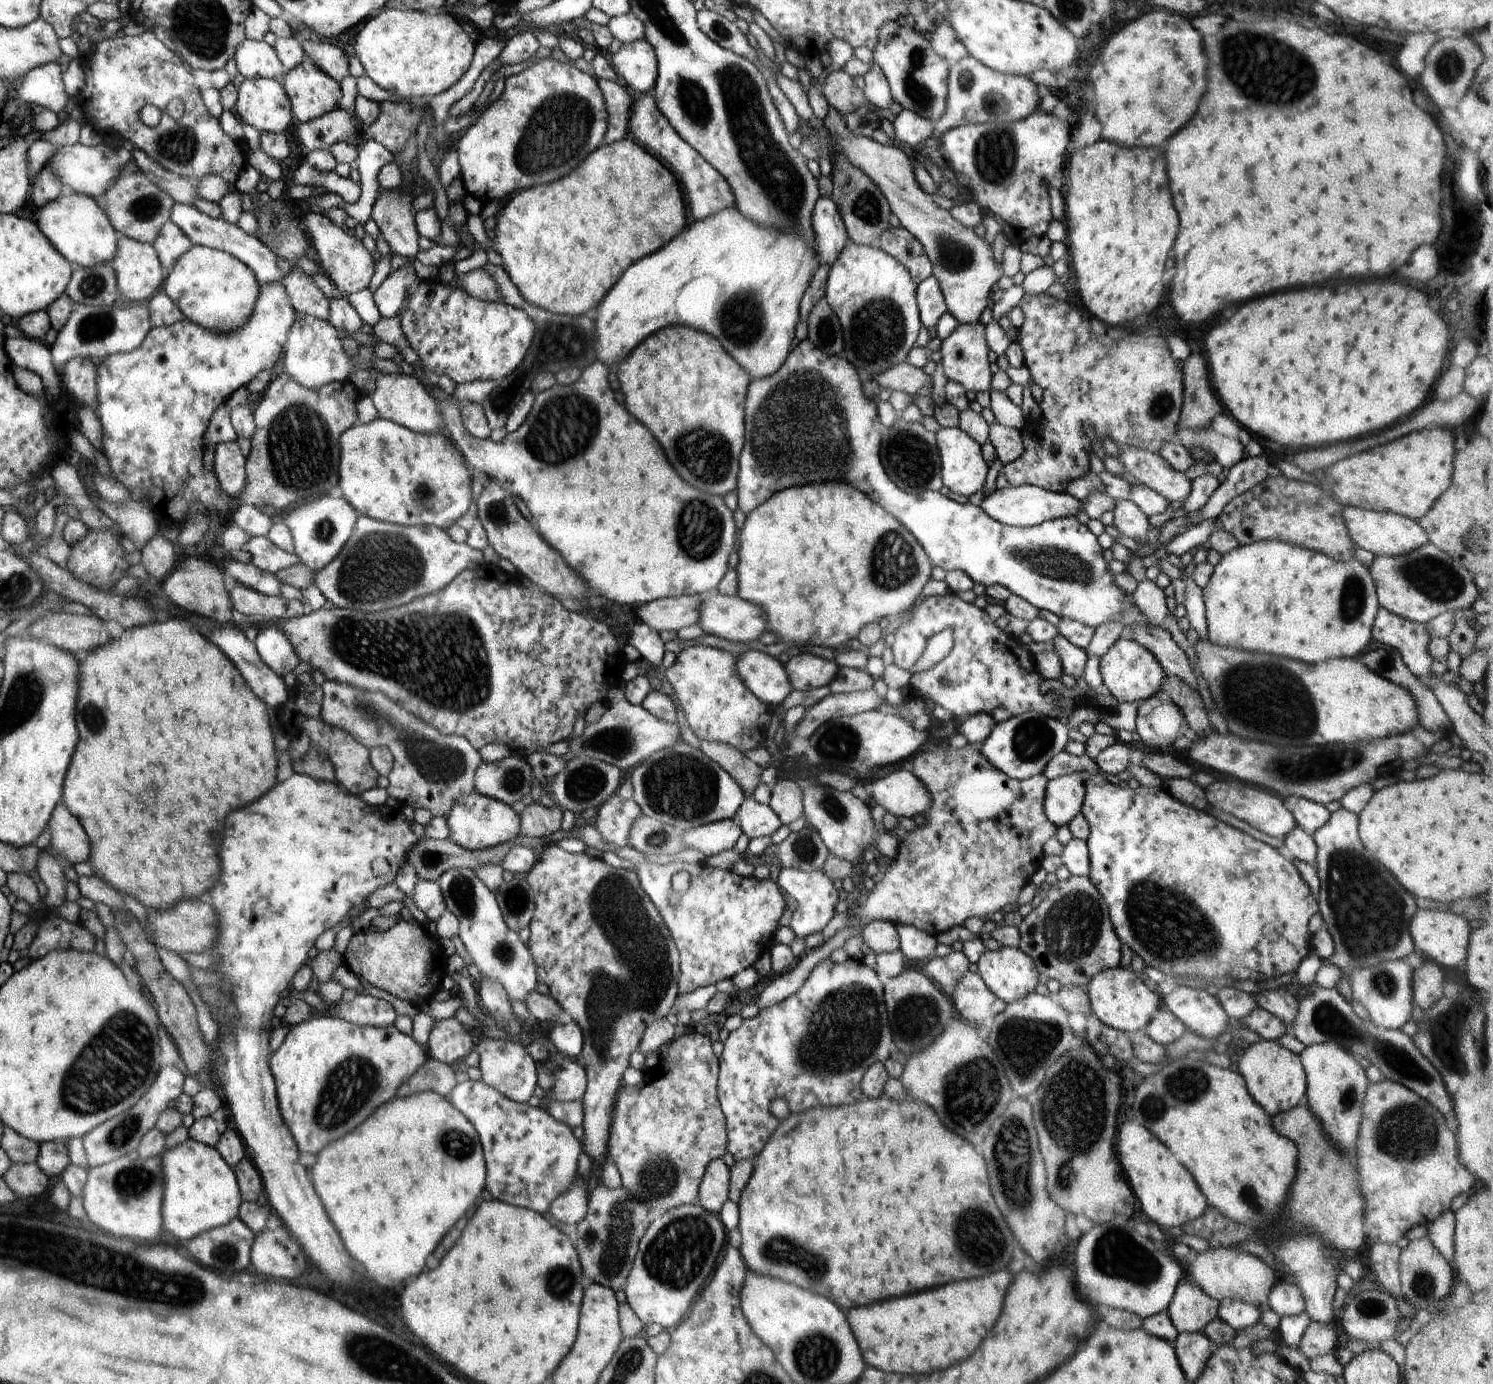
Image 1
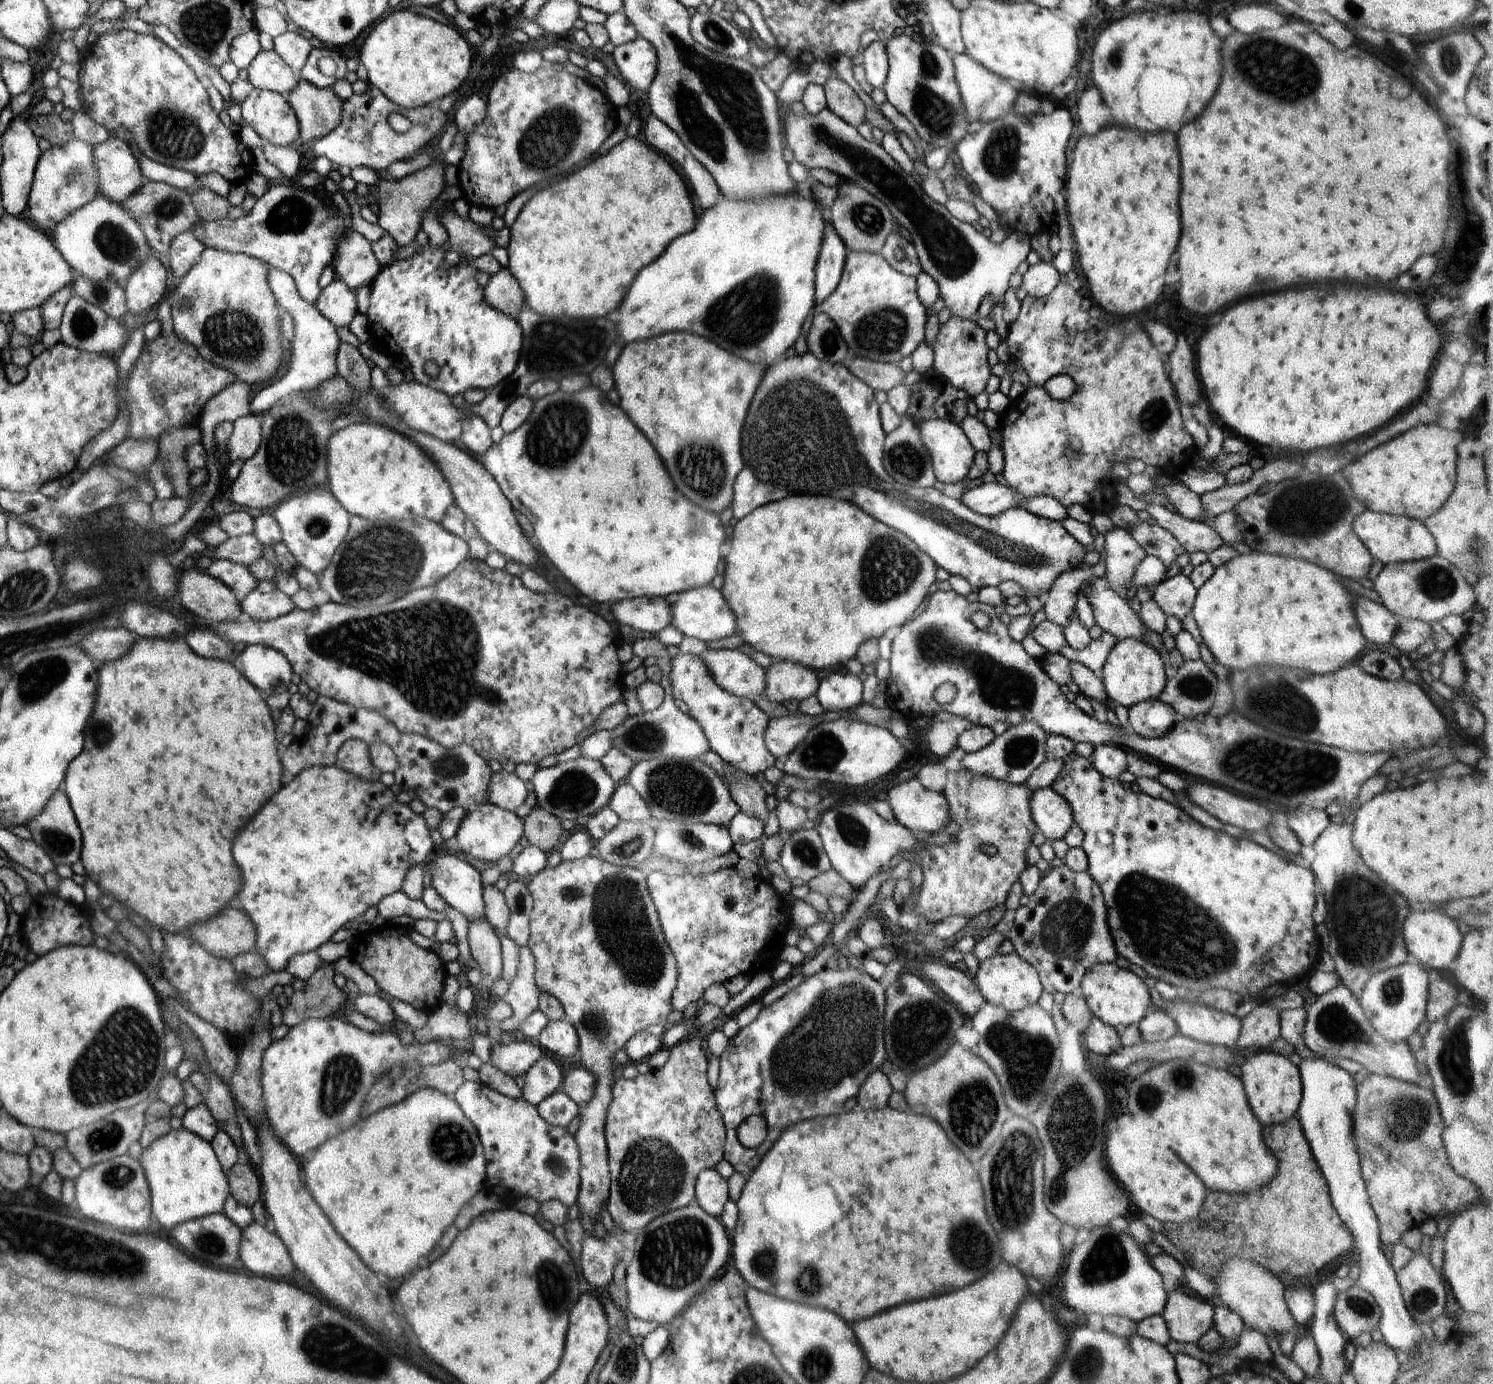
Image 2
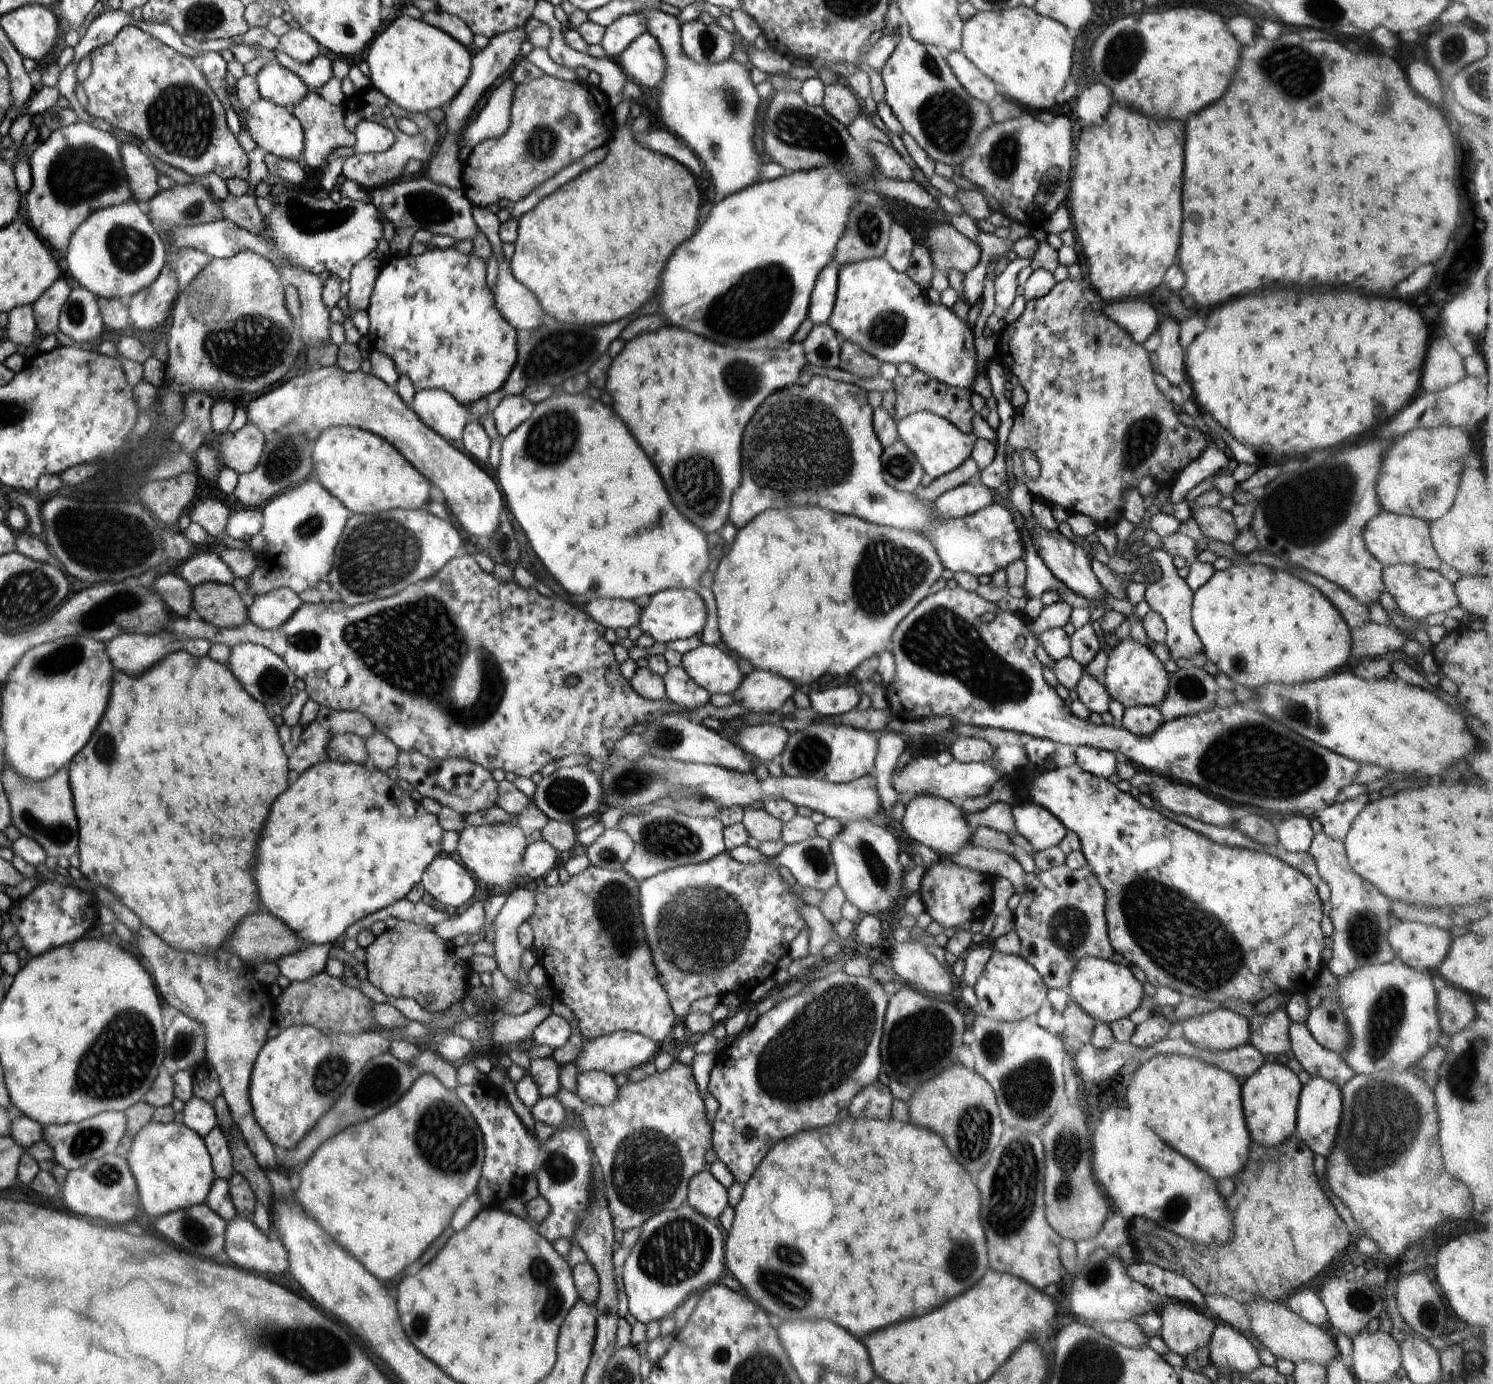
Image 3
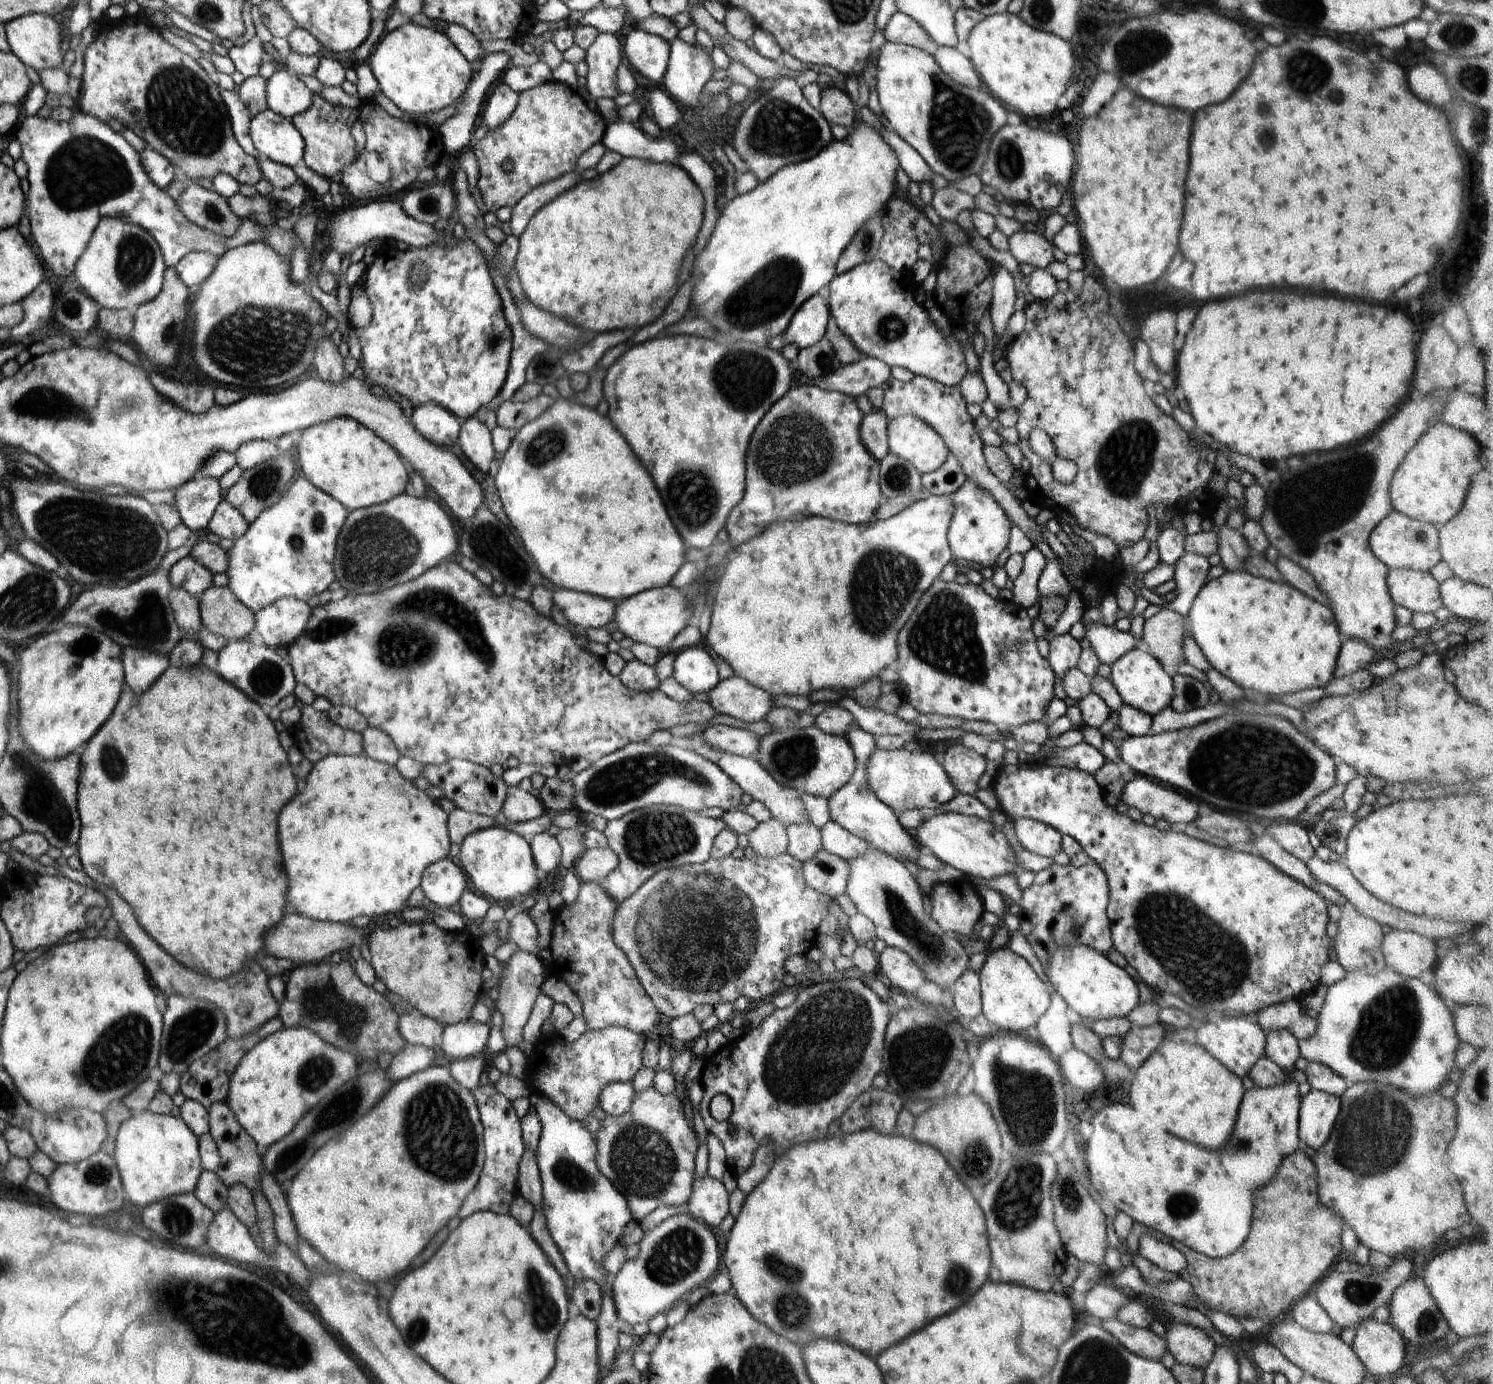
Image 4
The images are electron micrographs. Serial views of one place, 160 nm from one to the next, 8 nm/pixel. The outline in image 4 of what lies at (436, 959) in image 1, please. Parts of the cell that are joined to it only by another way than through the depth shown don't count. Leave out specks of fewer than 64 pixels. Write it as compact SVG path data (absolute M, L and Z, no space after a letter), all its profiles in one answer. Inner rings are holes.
M401 919L396 928L374 930L369 936L371 966L375 976L386 985L388 993L398 994L403 1002L414 1006L425 1017L453 1025L471 1018L471 1010L480 1001L485 984L481 972L485 967L485 954L479 942L465 930L450 932L438 928L430 919L406 922Z

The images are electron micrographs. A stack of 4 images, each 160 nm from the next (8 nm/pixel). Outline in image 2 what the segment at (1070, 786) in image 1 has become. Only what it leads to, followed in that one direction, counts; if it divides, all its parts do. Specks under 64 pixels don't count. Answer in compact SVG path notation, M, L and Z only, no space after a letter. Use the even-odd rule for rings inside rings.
M1042 788L1034 792L1030 800L1030 814L1038 826L1038 831L1050 843L1061 840L1074 824L1074 812L1070 802L1066 802L1054 788Z

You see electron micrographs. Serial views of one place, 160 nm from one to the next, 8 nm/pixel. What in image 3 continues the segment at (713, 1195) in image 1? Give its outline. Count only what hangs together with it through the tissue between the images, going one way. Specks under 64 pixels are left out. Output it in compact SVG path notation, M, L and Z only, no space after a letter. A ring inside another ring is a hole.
M706 1169L690 1179L686 1204L702 1216L715 1220L729 1205L729 1196L727 1189Z

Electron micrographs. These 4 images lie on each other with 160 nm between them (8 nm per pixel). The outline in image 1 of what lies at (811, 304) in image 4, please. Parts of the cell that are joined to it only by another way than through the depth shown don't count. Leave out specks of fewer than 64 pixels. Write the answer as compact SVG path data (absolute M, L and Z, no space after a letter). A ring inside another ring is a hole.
M820 196L816 200L812 216L812 228L816 236L816 254L819 265L832 264L838 260L842 248L850 241L840 212L832 196Z

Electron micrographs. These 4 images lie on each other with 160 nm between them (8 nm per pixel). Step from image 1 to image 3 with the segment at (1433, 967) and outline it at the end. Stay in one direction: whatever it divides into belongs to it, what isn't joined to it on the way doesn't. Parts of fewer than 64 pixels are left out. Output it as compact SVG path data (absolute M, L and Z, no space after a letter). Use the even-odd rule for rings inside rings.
M1433 973L1432 978L1437 994L1441 1029L1449 1036L1466 1030L1477 1016L1470 994L1454 985L1450 986L1437 973Z

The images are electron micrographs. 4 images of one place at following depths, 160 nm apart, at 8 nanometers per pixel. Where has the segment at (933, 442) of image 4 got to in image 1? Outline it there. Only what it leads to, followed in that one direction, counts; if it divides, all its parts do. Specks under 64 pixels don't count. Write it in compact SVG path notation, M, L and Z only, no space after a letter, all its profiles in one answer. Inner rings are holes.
M940 428L935 433L938 452L942 460L942 481L945 488L948 488L952 493L957 493L970 498L971 495L982 490L986 484L988 471L991 466L984 460L981 447L978 442L975 442L958 428Z

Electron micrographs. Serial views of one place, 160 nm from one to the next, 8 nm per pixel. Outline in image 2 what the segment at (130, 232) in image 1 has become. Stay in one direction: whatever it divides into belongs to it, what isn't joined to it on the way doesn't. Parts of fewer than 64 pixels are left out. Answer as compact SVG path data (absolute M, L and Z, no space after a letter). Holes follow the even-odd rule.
M147 181L140 188L134 190L126 200L120 202L120 206L130 214L132 220L136 220L138 228L142 228L142 236L157 256L166 258L170 242L180 232L190 231L192 222L199 220L198 212L190 200L190 193L178 190L168 184Z

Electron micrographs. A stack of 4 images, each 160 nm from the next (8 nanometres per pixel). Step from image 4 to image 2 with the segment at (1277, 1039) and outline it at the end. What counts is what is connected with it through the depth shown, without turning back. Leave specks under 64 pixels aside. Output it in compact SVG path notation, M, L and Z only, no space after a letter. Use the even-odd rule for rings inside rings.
M1262 1005L1241 1018L1241 1033L1236 1045L1241 1049L1268 1048L1281 1035L1278 1012L1272 1006Z

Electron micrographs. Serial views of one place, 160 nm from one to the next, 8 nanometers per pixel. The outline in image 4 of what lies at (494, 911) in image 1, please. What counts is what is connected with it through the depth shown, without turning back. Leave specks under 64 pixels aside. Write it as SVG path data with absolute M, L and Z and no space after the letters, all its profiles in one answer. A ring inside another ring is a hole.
M446 857L426 867L426 870L422 873L419 887L426 898L439 907L448 908L452 904L458 907L460 895L466 889L466 876L464 876L464 872L457 862L452 862Z

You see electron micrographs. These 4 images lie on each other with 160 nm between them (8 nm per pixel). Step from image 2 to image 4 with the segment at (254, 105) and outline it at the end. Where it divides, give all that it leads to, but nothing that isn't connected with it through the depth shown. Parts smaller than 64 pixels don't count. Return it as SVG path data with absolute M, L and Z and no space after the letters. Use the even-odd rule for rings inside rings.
M266 109L252 117L249 135L260 155L292 168L303 158L305 140L290 119Z

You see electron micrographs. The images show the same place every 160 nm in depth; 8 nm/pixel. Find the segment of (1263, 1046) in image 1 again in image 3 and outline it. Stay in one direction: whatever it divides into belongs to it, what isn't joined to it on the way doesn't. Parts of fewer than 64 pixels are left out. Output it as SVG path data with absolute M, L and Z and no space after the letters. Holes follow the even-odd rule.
M1265 1062L1247 1078L1241 1085L1241 1103L1251 1144L1256 1143L1264 1148L1277 1147L1296 1135L1295 1122L1302 1087L1298 1075L1281 1063Z

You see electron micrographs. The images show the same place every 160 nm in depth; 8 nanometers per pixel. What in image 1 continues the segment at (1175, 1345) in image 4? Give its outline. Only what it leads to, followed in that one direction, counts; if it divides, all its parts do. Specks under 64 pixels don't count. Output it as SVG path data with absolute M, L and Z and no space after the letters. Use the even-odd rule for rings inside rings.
M1181 1279L1166 1313L1179 1334L1201 1332L1217 1318L1220 1303L1191 1279Z

